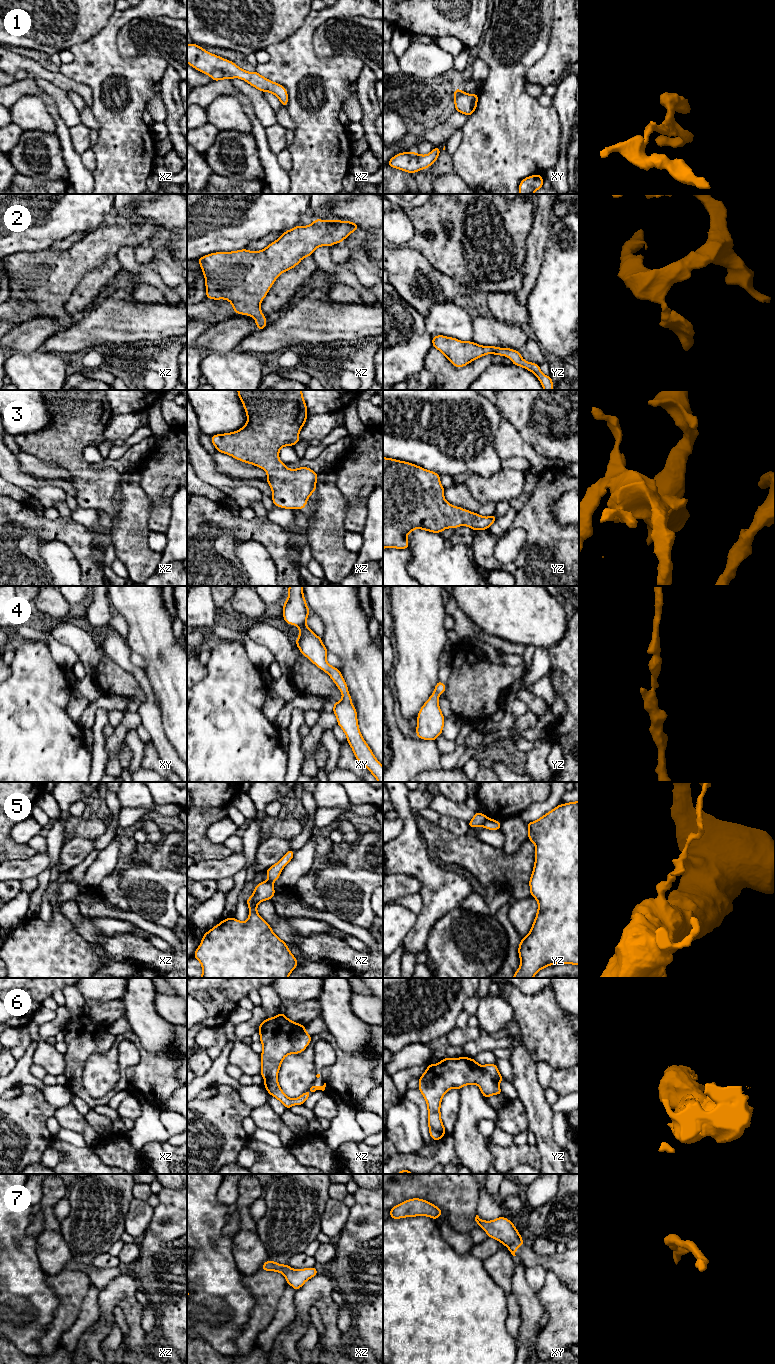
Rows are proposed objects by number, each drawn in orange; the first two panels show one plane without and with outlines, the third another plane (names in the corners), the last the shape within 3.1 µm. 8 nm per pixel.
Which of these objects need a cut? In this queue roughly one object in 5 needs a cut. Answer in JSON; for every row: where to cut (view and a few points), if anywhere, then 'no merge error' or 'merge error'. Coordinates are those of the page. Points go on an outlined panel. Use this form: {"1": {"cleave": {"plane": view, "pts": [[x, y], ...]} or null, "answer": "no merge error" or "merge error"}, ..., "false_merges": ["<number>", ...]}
{"1": {"cleave": null, "answer": "no merge error"}, "2": {"cleave": null, "answer": "no merge error"}, "3": {"cleave": null, "answer": "no merge error"}, "4": {"cleave": null, "answer": "no merge error"}, "5": {"cleave": {"plane": "yz", "pts": [[487, 817], [482, 826]]}, "answer": "merge error"}, "6": {"cleave": null, "answer": "no merge error"}, "7": {"cleave": null, "answer": "no merge error"}, "false_merges": ["5"]}

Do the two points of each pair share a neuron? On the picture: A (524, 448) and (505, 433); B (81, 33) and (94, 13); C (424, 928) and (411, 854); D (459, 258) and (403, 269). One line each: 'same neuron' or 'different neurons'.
A: same neuron
B: same neuron
C: same neuron
D: different neurons

